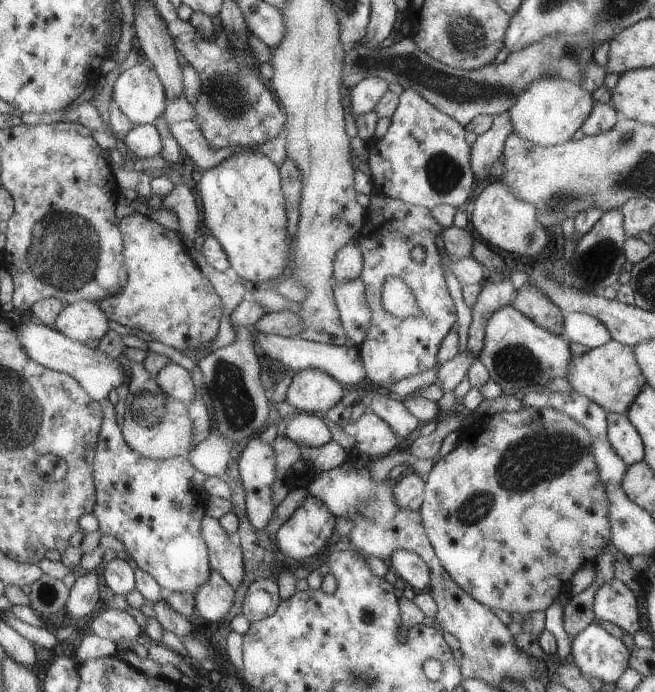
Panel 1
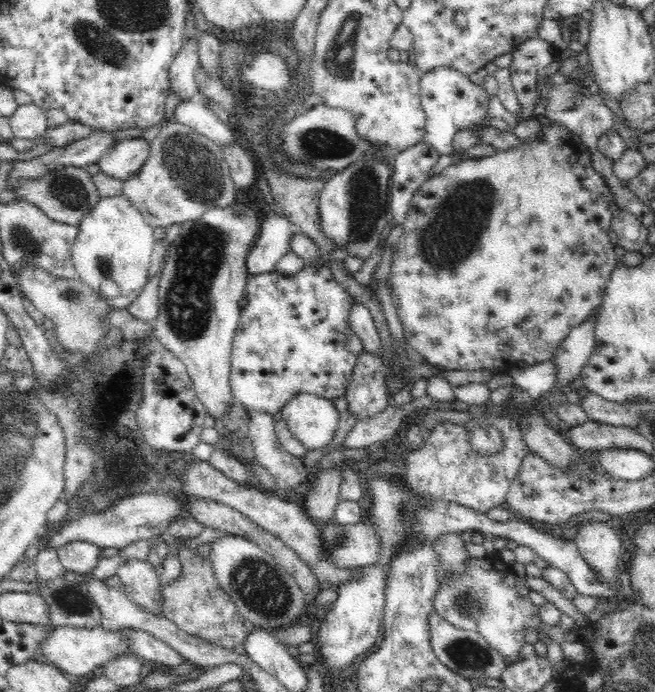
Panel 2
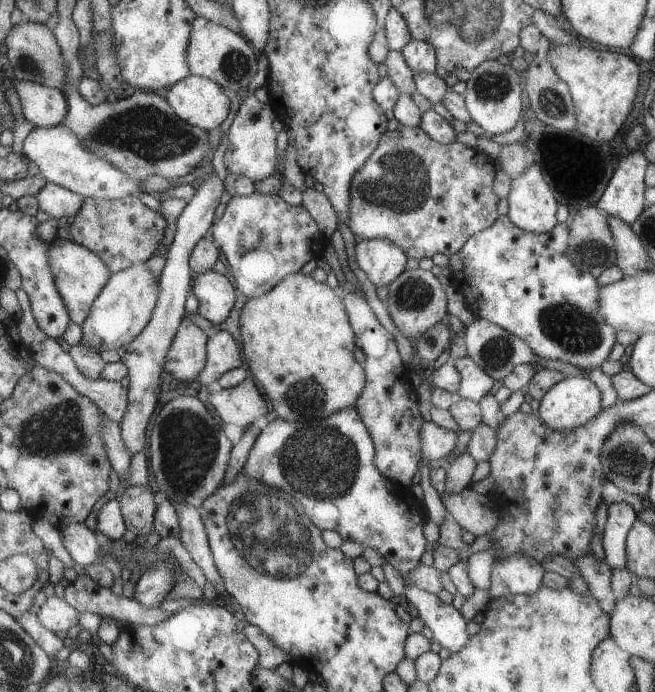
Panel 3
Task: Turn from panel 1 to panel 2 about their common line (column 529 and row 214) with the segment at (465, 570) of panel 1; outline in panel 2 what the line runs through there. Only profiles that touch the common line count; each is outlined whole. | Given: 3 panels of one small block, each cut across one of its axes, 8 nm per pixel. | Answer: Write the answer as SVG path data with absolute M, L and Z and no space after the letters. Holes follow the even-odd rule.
M551 121L550 124L541 122L538 136L532 140L520 138L520 143L521 145L496 151L492 156L468 157L467 160L450 164L439 174L430 176L414 193L406 220L402 224L404 232L394 245L388 286L406 343L424 357L426 363L436 368L446 371L491 369L496 374L508 374L510 366L519 361L532 365L552 360L554 352L557 352L558 346L571 329L588 320L601 306L606 283L618 264L619 258L614 253L615 245L610 243L608 237L612 216L618 206L606 179L592 167L588 147L566 125L556 121Z

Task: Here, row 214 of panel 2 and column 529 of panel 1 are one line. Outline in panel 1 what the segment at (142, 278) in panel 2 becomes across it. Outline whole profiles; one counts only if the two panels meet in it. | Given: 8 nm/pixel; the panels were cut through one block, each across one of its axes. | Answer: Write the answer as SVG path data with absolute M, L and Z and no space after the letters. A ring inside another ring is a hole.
M541 78L523 90L509 112L513 132L543 147L564 144L581 128L594 106L592 93L563 78Z

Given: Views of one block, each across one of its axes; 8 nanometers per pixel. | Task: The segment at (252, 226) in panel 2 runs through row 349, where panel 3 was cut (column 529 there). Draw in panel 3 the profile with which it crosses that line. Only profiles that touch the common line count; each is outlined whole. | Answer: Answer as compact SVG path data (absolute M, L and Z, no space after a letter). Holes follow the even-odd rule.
M531 163L511 183L507 216L515 226L532 233L548 233L559 224L556 217L559 203L544 181L537 163Z

